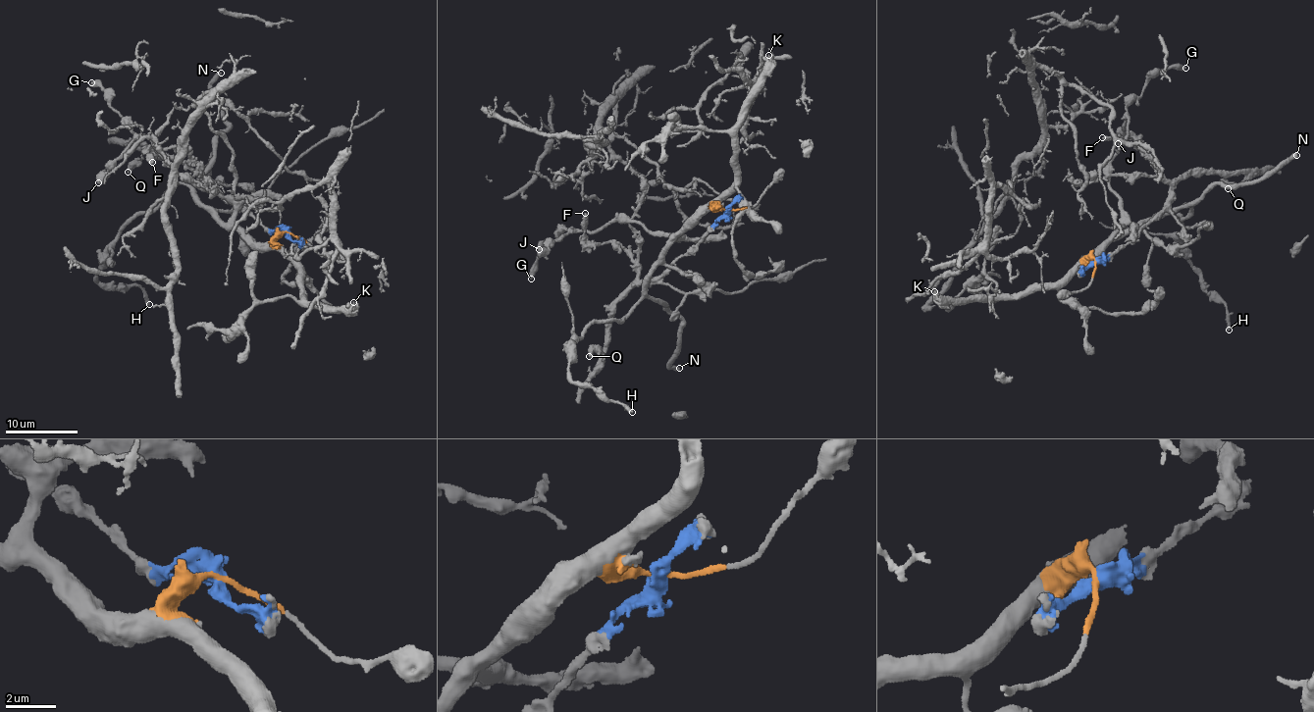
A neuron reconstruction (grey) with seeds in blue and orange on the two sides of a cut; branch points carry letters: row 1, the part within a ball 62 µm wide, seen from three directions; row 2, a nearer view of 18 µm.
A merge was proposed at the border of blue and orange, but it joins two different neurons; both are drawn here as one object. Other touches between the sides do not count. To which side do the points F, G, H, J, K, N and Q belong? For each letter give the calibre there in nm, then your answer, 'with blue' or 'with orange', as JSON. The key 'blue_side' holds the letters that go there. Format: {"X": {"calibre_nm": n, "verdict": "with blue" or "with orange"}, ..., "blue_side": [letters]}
{"F": {"calibre_nm": 360, "verdict": "with blue"}, "G": {"calibre_nm": 400, "verdict": "with orange"}, "H": {"calibre_nm": 400, "verdict": "with orange"}, "J": {"calibre_nm": 650, "verdict": "with orange"}, "K": {"calibre_nm": 260, "verdict": "with orange"}, "N": {"calibre_nm": 420, "verdict": "with orange"}, "Q": {"calibre_nm": 300, "verdict": "with blue"}, "blue_side": ["F", "Q"]}

